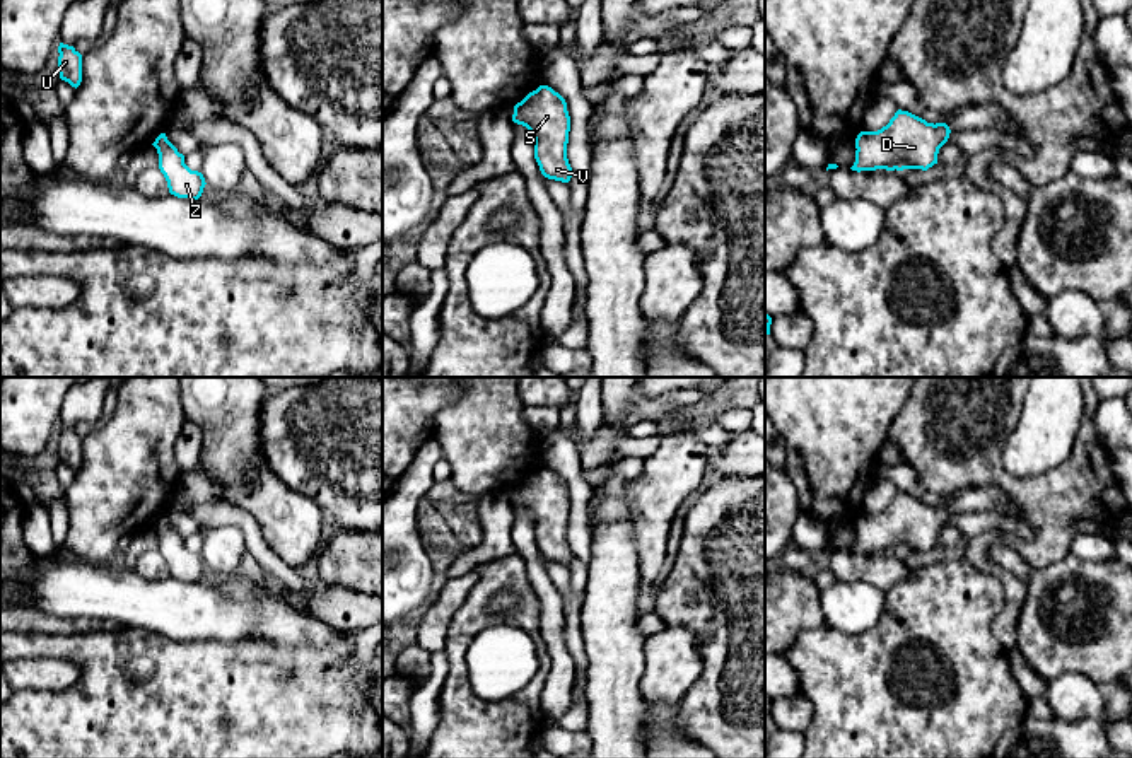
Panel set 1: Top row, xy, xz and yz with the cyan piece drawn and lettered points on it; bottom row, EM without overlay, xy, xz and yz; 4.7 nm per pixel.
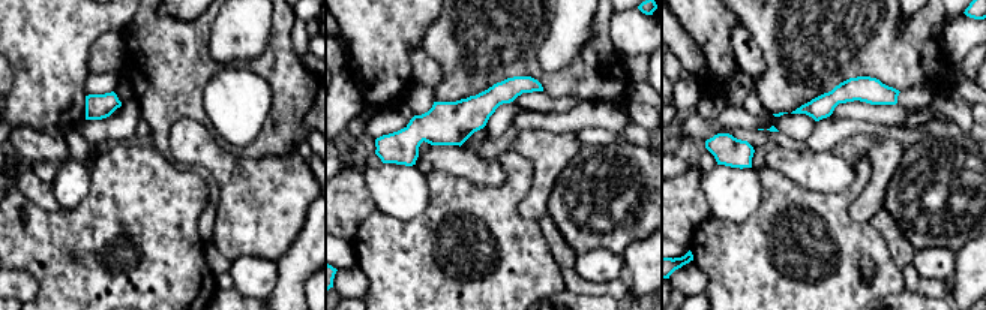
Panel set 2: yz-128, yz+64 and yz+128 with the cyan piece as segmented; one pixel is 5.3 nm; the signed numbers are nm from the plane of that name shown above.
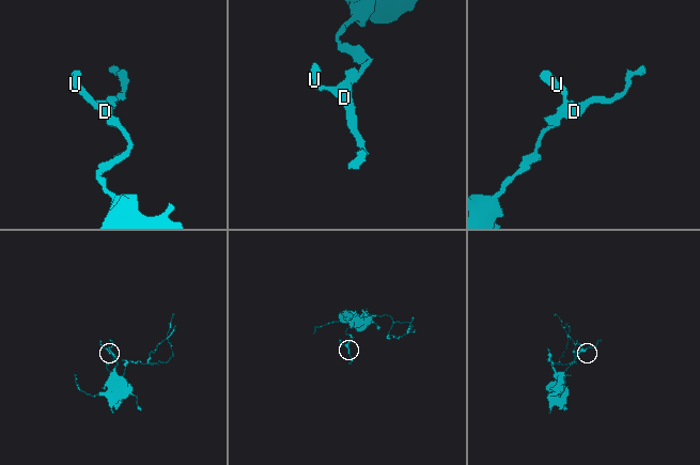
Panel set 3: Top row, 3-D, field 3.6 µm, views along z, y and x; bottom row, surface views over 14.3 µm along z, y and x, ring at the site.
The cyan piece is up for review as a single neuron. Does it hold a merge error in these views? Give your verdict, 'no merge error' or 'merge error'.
no merge error

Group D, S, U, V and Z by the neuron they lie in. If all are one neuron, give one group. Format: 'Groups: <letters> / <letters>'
Groups: D S U V Z

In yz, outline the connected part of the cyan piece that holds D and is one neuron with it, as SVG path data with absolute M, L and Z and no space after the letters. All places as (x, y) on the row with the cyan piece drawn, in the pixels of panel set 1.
M898 109L886 126L878 131L861 131L855 138L852 171L927 171L937 164L939 149L949 138L946 123L925 120Z

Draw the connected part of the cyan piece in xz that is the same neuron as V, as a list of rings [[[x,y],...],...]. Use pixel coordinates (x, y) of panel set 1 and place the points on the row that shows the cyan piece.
[[[540,85],[514,106],[512,121],[533,133],[541,174],[569,183],[574,171],[567,159],[570,116],[565,99],[551,87]]]

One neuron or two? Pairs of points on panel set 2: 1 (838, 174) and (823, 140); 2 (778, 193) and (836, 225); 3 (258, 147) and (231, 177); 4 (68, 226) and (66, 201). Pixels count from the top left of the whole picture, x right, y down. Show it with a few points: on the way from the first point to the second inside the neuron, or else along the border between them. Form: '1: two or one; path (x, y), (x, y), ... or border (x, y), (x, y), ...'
1: two; border (793, 149), (829, 152)
2: one; path (793, 199), (809, 204), (821, 213)
3: two; border (216, 144), (243, 157), (284, 156)
4: two; border (90, 186), (90, 190), (75, 207), (62, 211)

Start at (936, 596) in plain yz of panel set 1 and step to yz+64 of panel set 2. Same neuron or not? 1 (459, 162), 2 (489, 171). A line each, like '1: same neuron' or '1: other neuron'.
1: other neuron
2: other neuron

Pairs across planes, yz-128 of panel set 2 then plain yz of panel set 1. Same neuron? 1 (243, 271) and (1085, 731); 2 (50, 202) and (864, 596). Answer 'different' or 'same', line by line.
1: different
2: different

